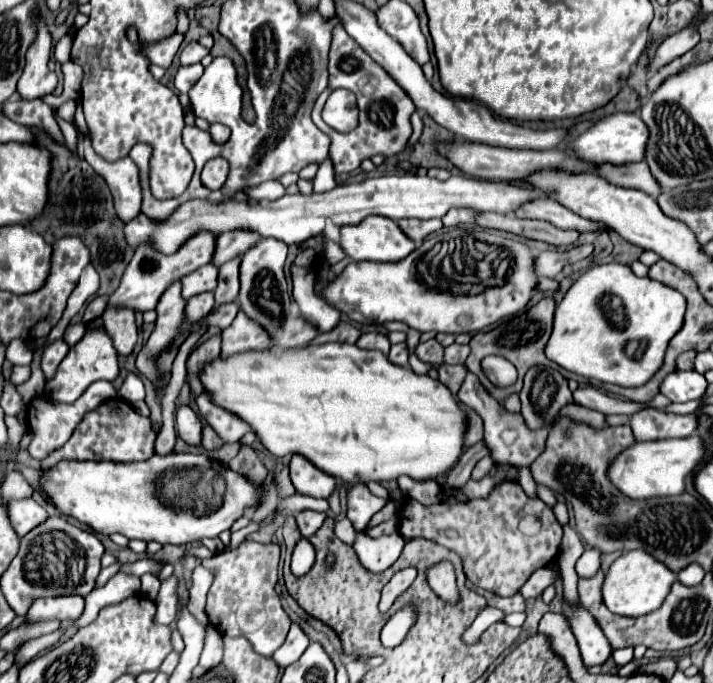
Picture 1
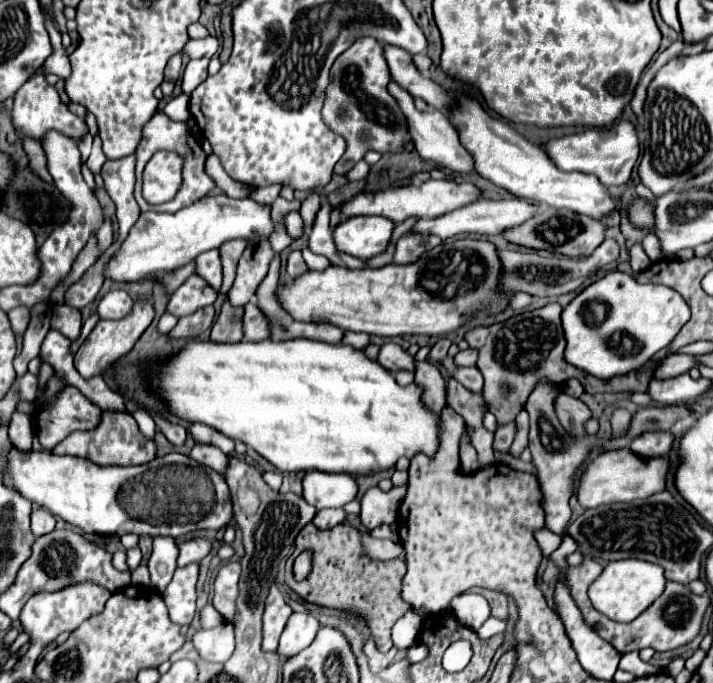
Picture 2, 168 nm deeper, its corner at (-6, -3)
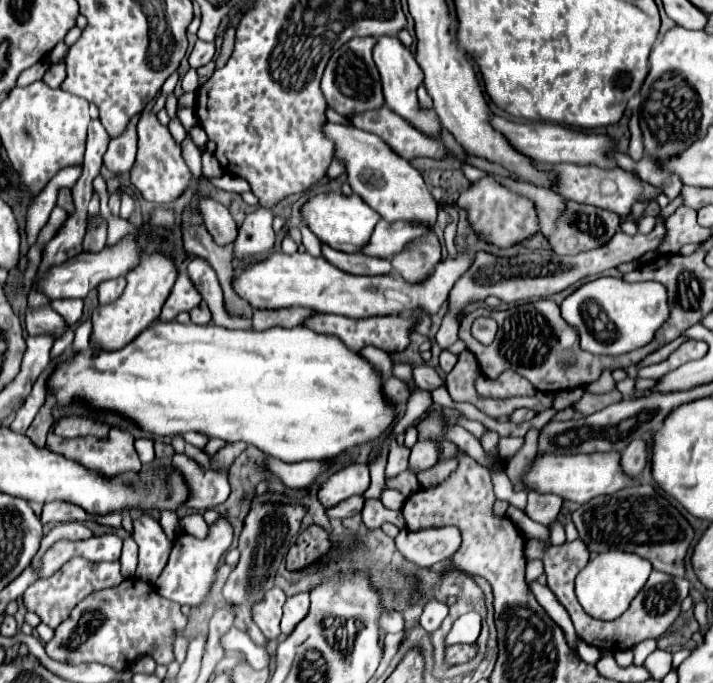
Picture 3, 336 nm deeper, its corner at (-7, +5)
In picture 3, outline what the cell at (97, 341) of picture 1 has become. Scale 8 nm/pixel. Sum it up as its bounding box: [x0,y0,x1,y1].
[92,250,178,350]

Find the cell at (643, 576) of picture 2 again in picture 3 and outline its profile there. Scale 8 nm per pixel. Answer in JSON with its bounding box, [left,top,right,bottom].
[576,550,652,620]

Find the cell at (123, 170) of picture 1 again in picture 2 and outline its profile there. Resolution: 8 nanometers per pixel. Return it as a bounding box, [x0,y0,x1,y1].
[101,156,139,254]

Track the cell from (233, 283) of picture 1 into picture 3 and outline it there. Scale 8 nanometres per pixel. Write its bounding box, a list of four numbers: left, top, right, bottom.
[198,196,238,246]

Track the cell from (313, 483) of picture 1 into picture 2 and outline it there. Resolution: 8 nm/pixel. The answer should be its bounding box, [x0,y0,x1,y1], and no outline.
[303,470,357,508]

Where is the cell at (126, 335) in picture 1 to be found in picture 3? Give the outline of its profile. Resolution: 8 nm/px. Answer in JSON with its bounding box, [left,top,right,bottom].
[98,278,126,304]

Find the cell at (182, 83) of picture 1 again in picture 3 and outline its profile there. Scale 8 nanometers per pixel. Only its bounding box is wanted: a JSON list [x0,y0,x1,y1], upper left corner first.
[188,40,214,70]

